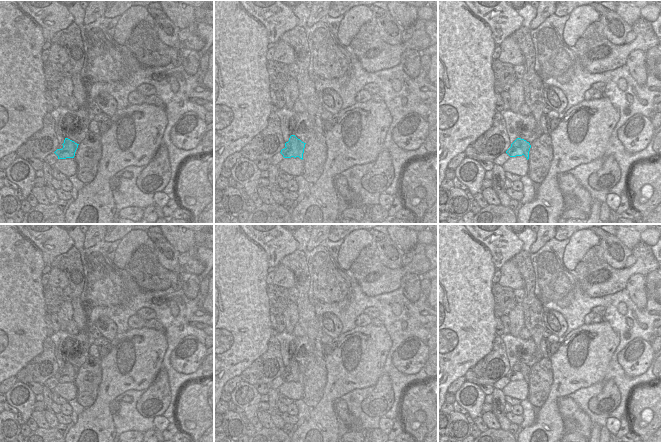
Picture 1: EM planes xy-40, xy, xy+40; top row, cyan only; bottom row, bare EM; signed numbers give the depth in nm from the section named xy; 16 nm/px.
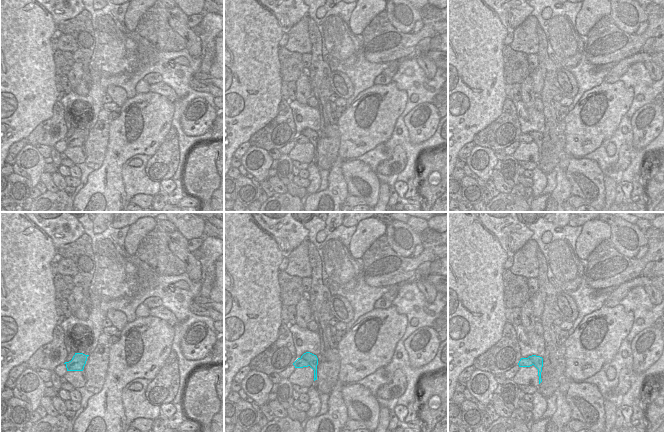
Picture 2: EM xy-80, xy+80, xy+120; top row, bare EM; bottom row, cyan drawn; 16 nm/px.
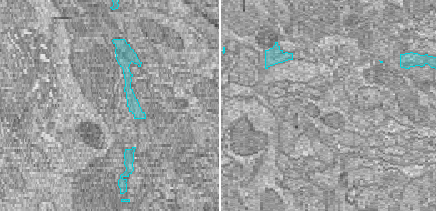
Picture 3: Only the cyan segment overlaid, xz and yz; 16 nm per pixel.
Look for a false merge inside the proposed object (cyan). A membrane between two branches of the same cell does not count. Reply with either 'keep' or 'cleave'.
cleave

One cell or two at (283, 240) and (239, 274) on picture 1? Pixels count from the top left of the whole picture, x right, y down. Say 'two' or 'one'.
two

